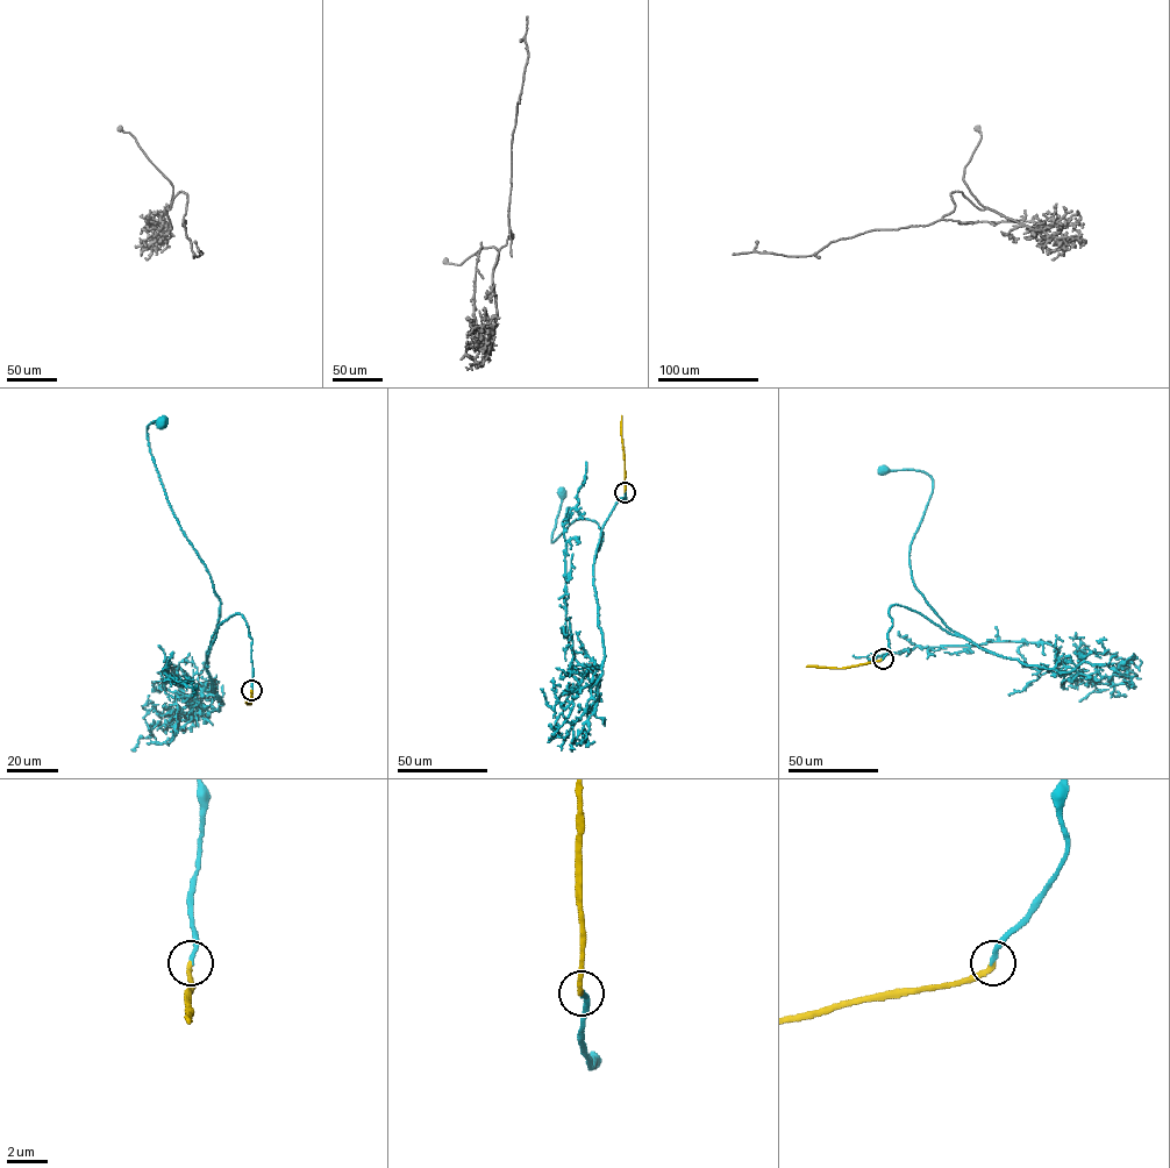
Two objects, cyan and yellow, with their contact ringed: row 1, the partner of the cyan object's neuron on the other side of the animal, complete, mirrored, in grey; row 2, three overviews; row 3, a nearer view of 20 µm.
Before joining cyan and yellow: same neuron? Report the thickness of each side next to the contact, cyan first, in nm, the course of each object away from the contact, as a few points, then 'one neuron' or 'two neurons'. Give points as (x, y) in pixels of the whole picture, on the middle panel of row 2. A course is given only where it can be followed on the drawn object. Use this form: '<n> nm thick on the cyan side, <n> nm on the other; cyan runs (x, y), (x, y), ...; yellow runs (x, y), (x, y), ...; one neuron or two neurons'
240 nm thick on the cyan side, 280 nm on the other; cyan runs (625, 492), (601, 531), (593, 568), (603, 534), (596, 521), (576, 519), (551, 542), (562, 493); yellow runs (625, 492), (622, 415); one neuron

